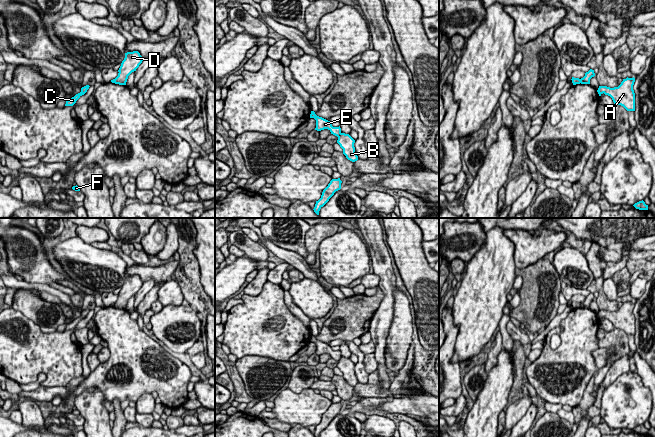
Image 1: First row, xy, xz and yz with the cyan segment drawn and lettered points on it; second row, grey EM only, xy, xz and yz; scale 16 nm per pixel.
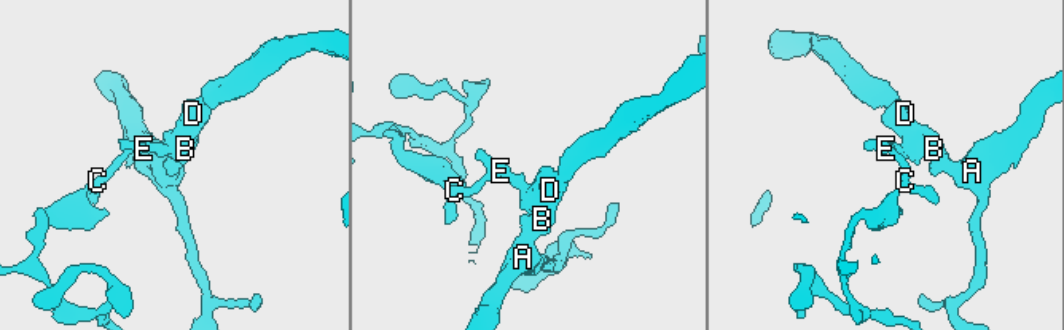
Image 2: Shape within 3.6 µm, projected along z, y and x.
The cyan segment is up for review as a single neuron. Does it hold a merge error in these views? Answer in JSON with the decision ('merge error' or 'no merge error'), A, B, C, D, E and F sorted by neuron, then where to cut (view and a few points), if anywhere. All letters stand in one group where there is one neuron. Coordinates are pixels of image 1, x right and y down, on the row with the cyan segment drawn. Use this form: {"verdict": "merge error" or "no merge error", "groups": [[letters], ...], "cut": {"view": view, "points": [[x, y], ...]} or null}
{"verdict": "merge error", "groups": [["A", "B", "D"], ["C", "E", "F"]], "cut": {"view": "xz", "points": [[341, 133], [338, 137]]}}

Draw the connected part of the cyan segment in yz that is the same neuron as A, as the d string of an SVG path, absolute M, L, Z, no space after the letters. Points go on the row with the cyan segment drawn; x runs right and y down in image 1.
M627 77L626 79L623 79L618 87L610 88L607 86L599 86L597 92L599 96L603 93L610 96L614 104L623 106L627 111L635 111L634 82L634 77Z

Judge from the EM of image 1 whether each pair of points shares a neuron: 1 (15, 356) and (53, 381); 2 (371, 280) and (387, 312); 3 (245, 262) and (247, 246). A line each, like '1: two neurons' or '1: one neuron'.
1: one neuron
2: two neurons
3: two neurons

